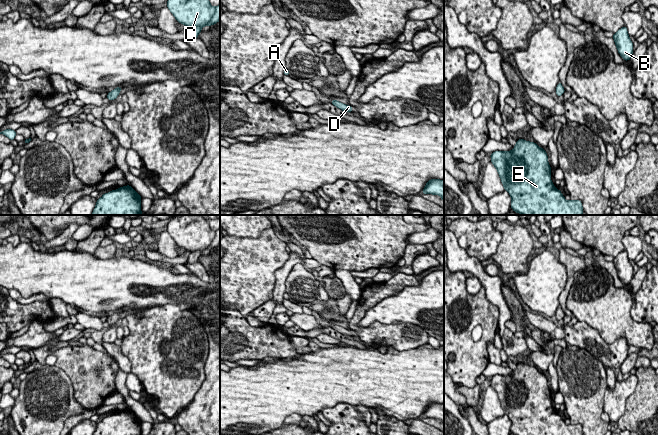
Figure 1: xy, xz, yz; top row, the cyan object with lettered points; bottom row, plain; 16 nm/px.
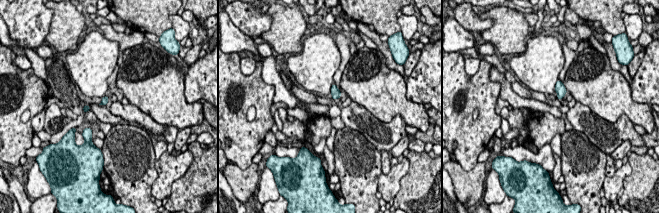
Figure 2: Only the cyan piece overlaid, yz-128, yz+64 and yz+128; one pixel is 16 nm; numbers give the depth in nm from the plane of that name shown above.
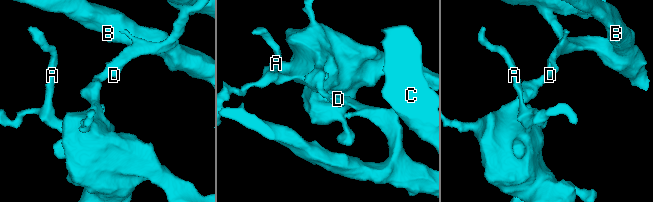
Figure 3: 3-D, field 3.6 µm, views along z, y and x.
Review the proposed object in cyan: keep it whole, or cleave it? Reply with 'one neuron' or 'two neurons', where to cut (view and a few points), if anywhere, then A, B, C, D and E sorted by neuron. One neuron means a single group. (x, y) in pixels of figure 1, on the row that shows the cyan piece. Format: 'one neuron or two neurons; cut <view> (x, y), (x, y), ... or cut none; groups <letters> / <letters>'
one neuron; cut none; groups A B C D E

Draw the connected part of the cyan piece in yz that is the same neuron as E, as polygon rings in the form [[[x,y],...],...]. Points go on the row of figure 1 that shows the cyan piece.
[[[518,139],[514,149],[508,152],[495,151],[490,154],[491,163],[500,176],[504,189],[512,198],[511,209],[522,215],[583,215],[580,200],[566,201],[561,190],[551,181],[551,167],[544,148],[535,142]]]

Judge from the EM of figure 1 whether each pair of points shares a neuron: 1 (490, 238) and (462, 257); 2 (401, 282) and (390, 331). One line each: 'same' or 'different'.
1: different
2: same

